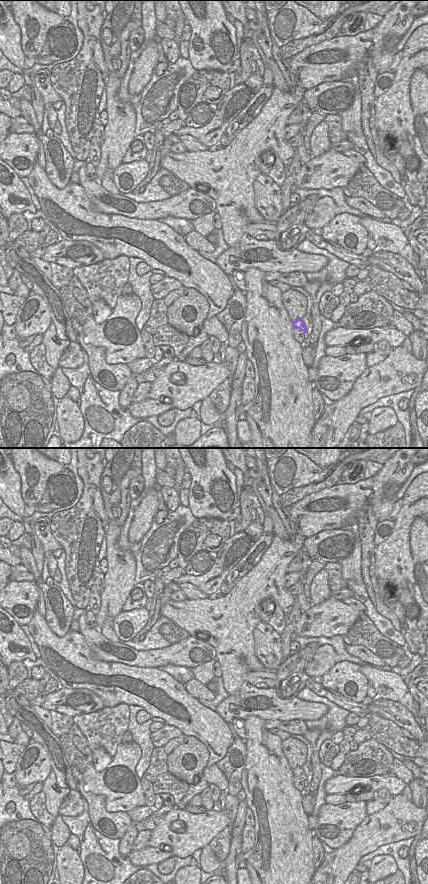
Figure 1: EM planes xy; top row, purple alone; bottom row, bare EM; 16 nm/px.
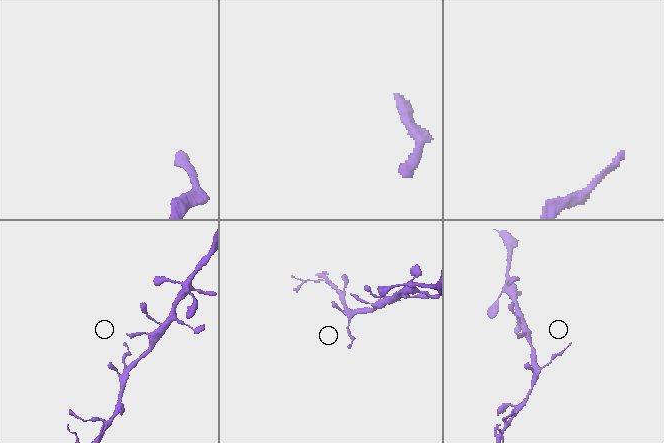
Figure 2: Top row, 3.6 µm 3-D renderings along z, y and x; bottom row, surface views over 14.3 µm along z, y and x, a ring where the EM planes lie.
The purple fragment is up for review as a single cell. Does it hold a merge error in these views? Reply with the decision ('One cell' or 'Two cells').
Two cells

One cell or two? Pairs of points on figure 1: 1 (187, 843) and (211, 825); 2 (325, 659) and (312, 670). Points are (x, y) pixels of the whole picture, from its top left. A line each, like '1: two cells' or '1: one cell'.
1: one cell
2: one cell

